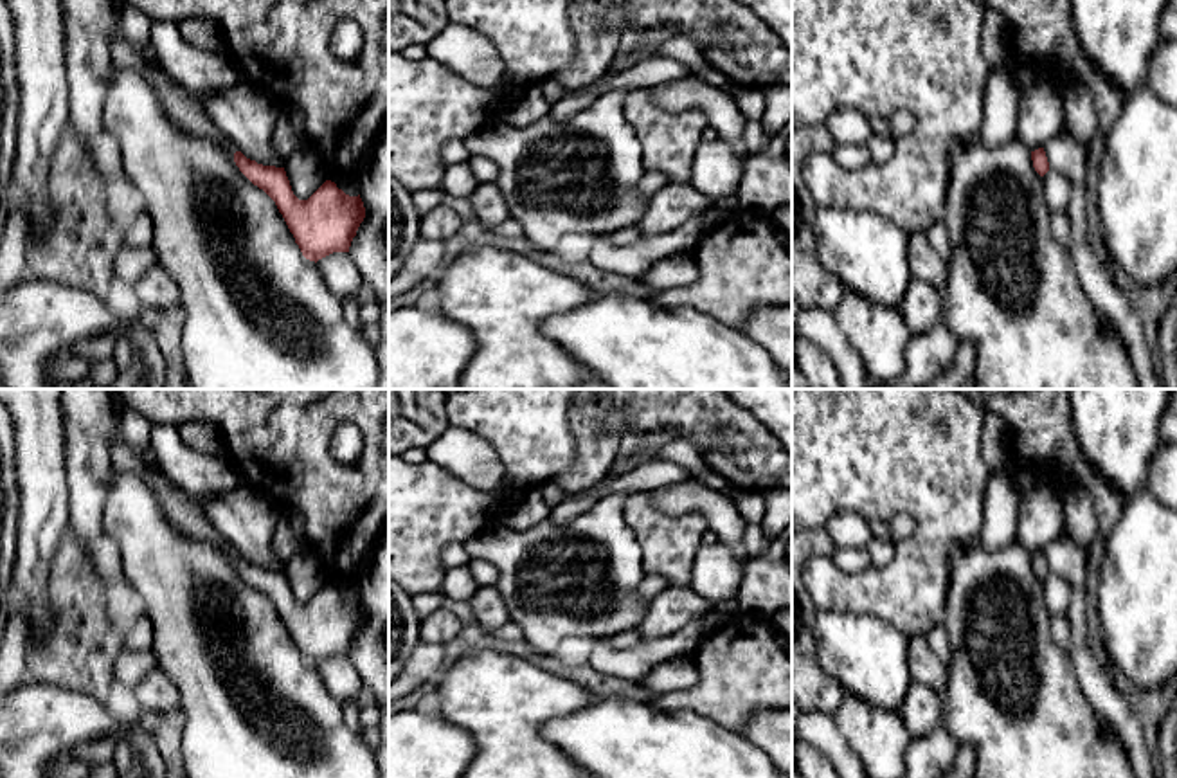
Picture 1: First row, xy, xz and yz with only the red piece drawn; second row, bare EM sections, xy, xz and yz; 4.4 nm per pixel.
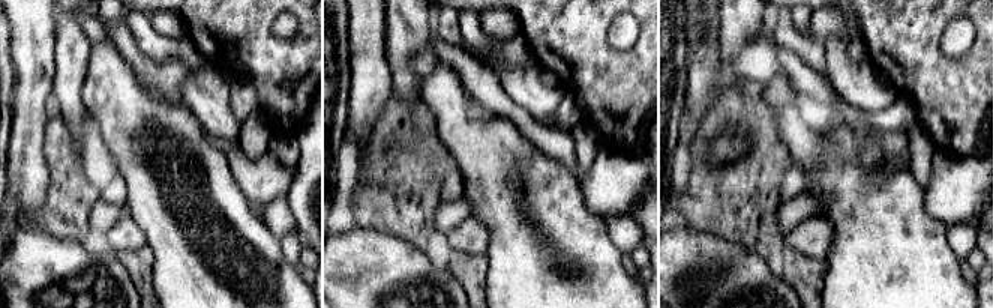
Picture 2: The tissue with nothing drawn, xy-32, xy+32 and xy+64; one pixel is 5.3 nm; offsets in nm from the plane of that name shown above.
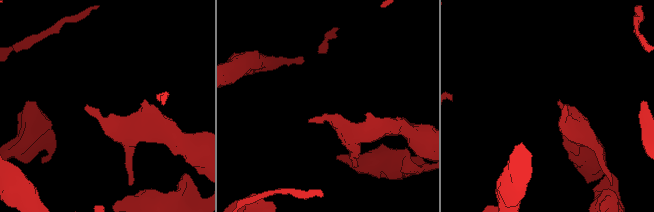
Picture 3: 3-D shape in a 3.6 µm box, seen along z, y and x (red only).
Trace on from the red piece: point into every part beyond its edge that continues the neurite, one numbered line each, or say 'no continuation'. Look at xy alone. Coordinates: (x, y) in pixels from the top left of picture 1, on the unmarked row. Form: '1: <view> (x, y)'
no continuation

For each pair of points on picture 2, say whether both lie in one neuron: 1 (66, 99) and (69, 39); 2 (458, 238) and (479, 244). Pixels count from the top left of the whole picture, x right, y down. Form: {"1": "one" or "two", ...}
{"1": "one", "2": "one"}

